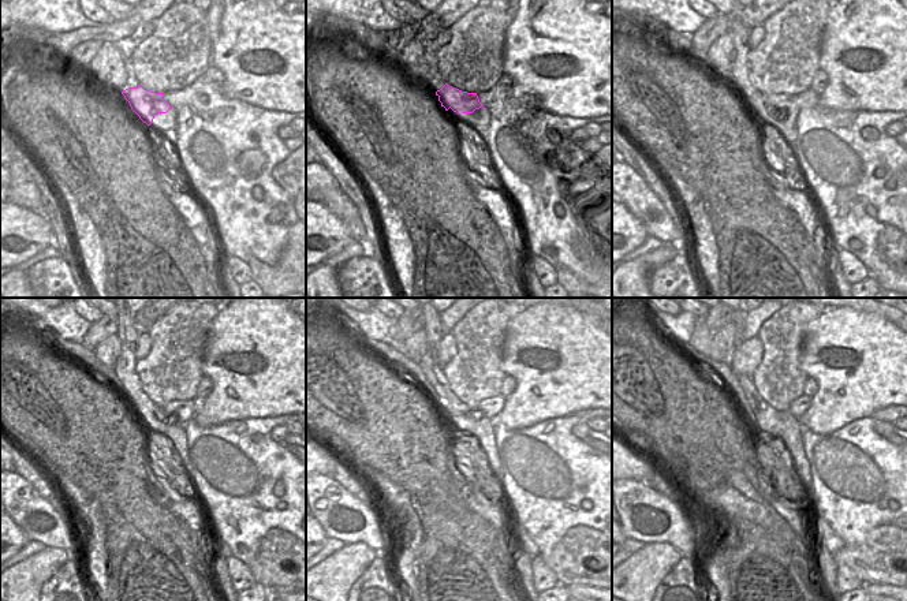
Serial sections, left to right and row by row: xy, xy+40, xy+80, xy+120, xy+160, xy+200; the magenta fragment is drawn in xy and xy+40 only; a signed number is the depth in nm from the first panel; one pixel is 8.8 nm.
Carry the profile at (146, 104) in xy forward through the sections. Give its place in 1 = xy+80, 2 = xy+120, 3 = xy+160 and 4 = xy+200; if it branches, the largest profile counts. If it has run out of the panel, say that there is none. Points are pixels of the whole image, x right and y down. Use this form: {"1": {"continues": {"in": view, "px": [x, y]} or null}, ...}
{"1": {"continues": {"in": "xy+80", "px": [773, 103]}}, "2": {"continues": {"in": "xy+120", "px": [185, 410]}}, "3": {"continues": {"in": "xy+160", "px": [491, 407]}}, "4": {"continues": {"in": "xy+200", "px": [798, 407]}}}

